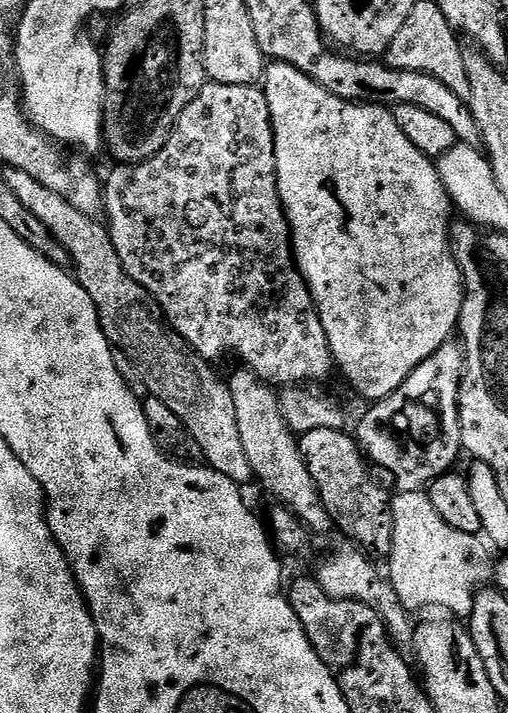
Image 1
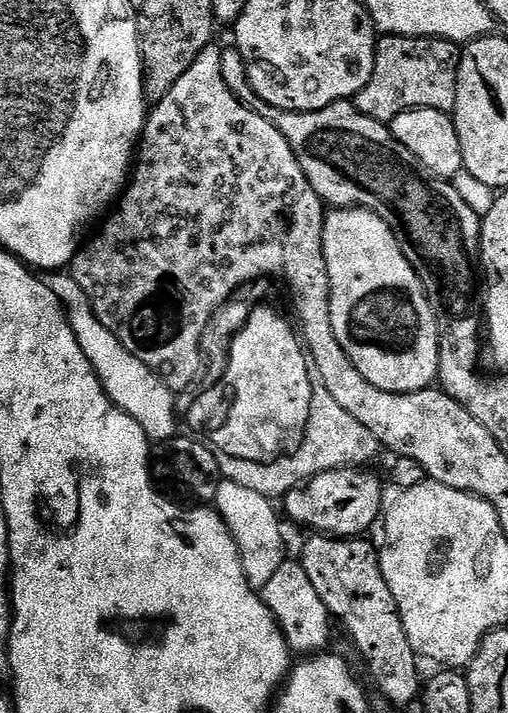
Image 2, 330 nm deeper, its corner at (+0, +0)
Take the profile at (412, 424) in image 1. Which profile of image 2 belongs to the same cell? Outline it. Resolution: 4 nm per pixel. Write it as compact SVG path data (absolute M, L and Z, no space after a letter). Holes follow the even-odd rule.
M363 467L339 468L323 472L312 480L292 488L282 500L282 512L296 524L312 528L313 533L337 538L360 538L372 523L379 521L385 507L384 488L374 473ZM284 504L284 508L283 508ZM381 507L381 508L380 508ZM288 515L288 516L287 516Z

